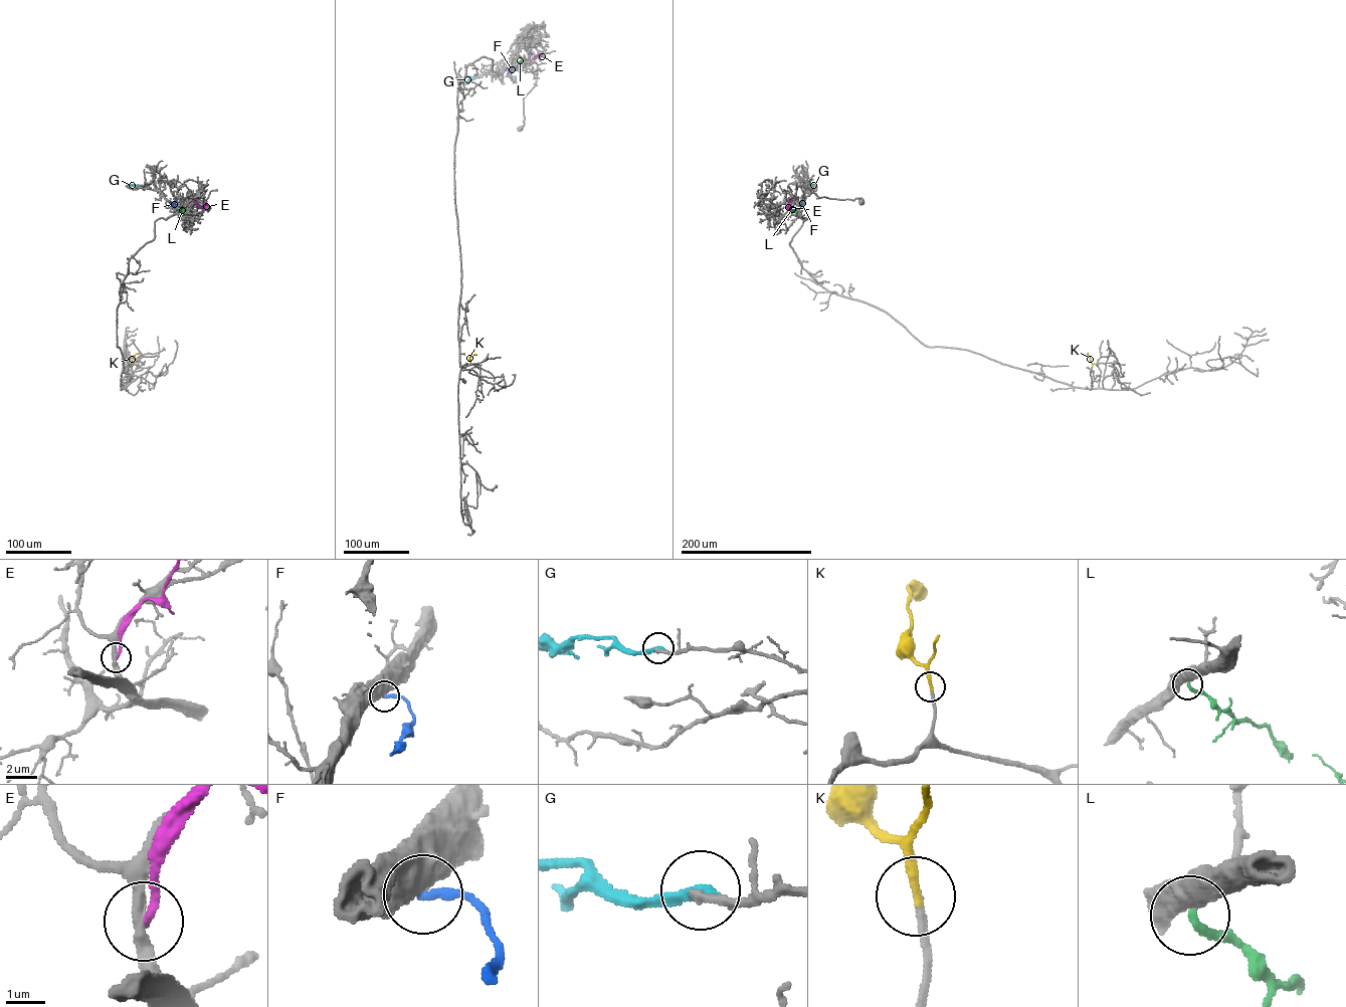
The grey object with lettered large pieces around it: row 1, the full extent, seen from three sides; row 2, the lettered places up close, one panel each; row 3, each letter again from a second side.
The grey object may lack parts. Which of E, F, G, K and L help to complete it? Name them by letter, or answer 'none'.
K

